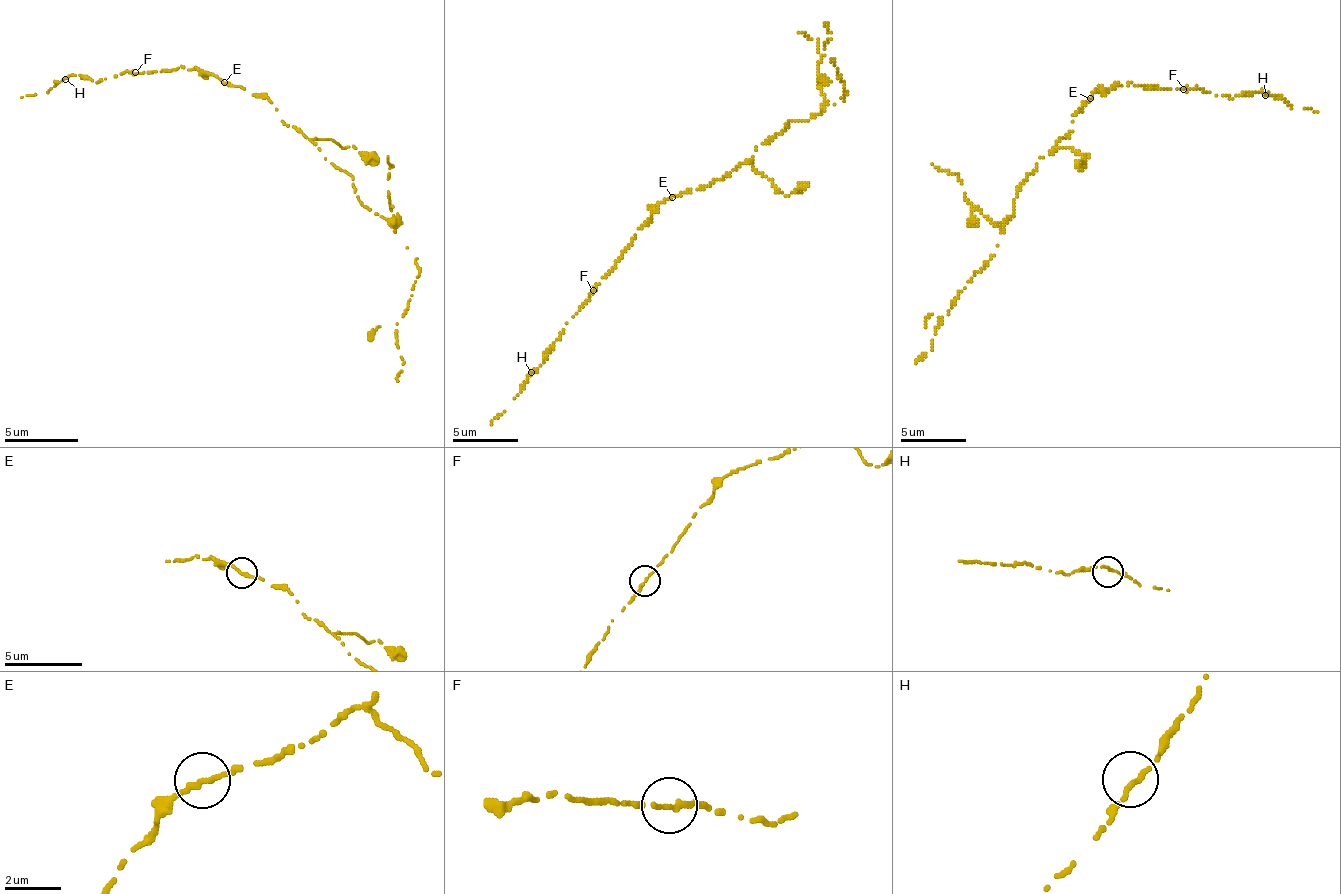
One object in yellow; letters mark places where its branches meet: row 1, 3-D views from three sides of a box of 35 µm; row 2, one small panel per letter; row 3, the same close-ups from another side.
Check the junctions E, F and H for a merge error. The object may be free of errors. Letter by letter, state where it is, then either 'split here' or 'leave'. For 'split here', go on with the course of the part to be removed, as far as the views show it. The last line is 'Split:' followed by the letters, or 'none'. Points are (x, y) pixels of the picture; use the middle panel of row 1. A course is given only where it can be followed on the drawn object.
E: place (672, 197); split here; course (671, 196), (723, 179), (789, 124), (815, 117), (841, 98), (844, 85), (824, 55), (831, 39), (824, 23)
F: place (593, 290); leave
H: place (531, 372); leave
Split: E

